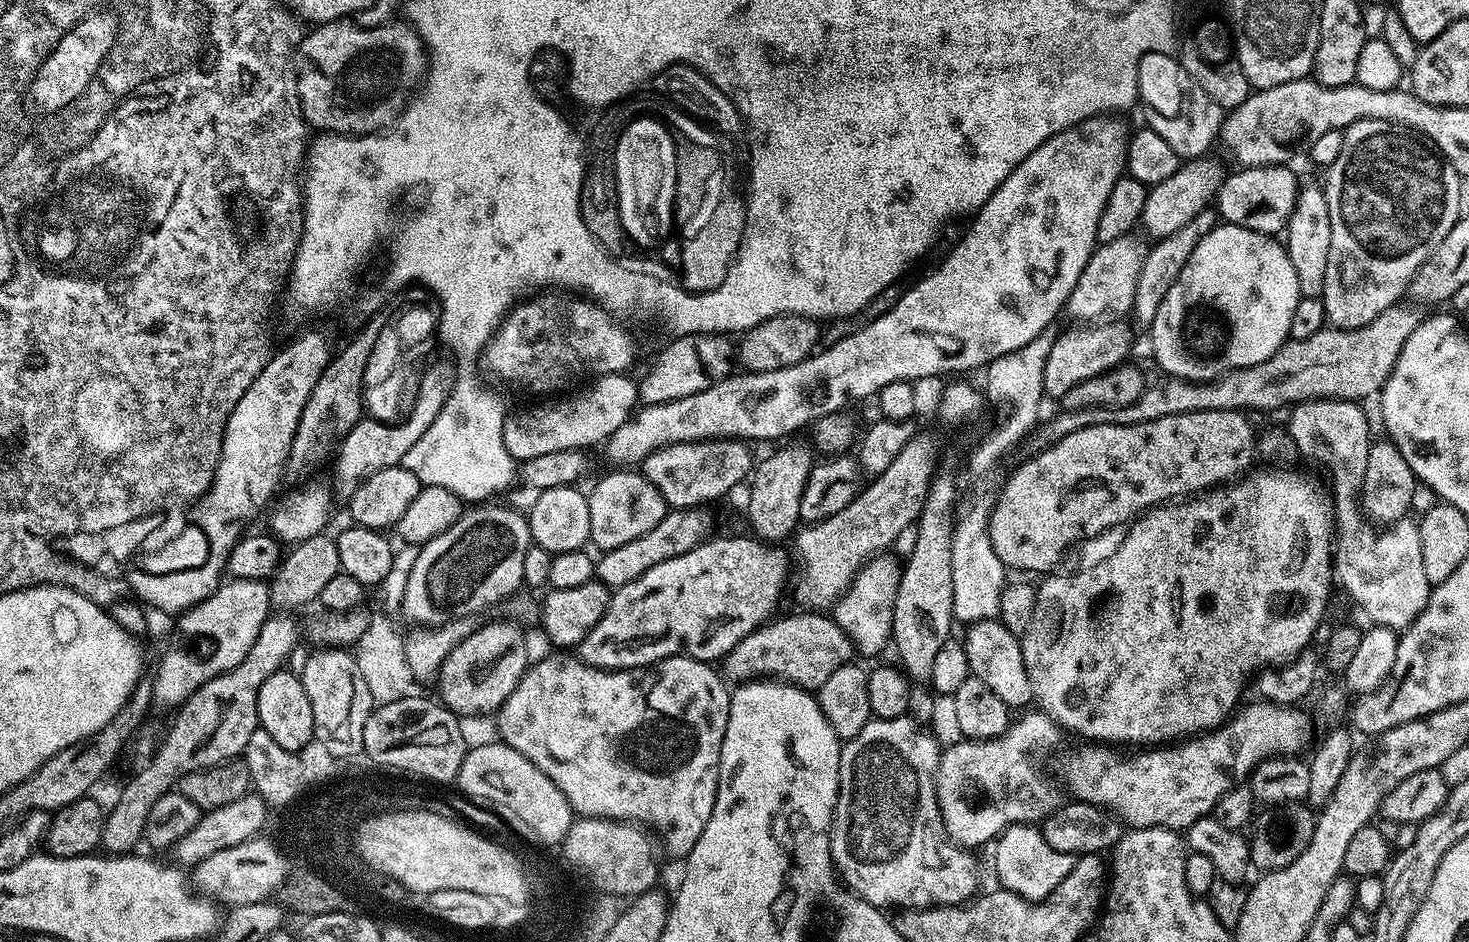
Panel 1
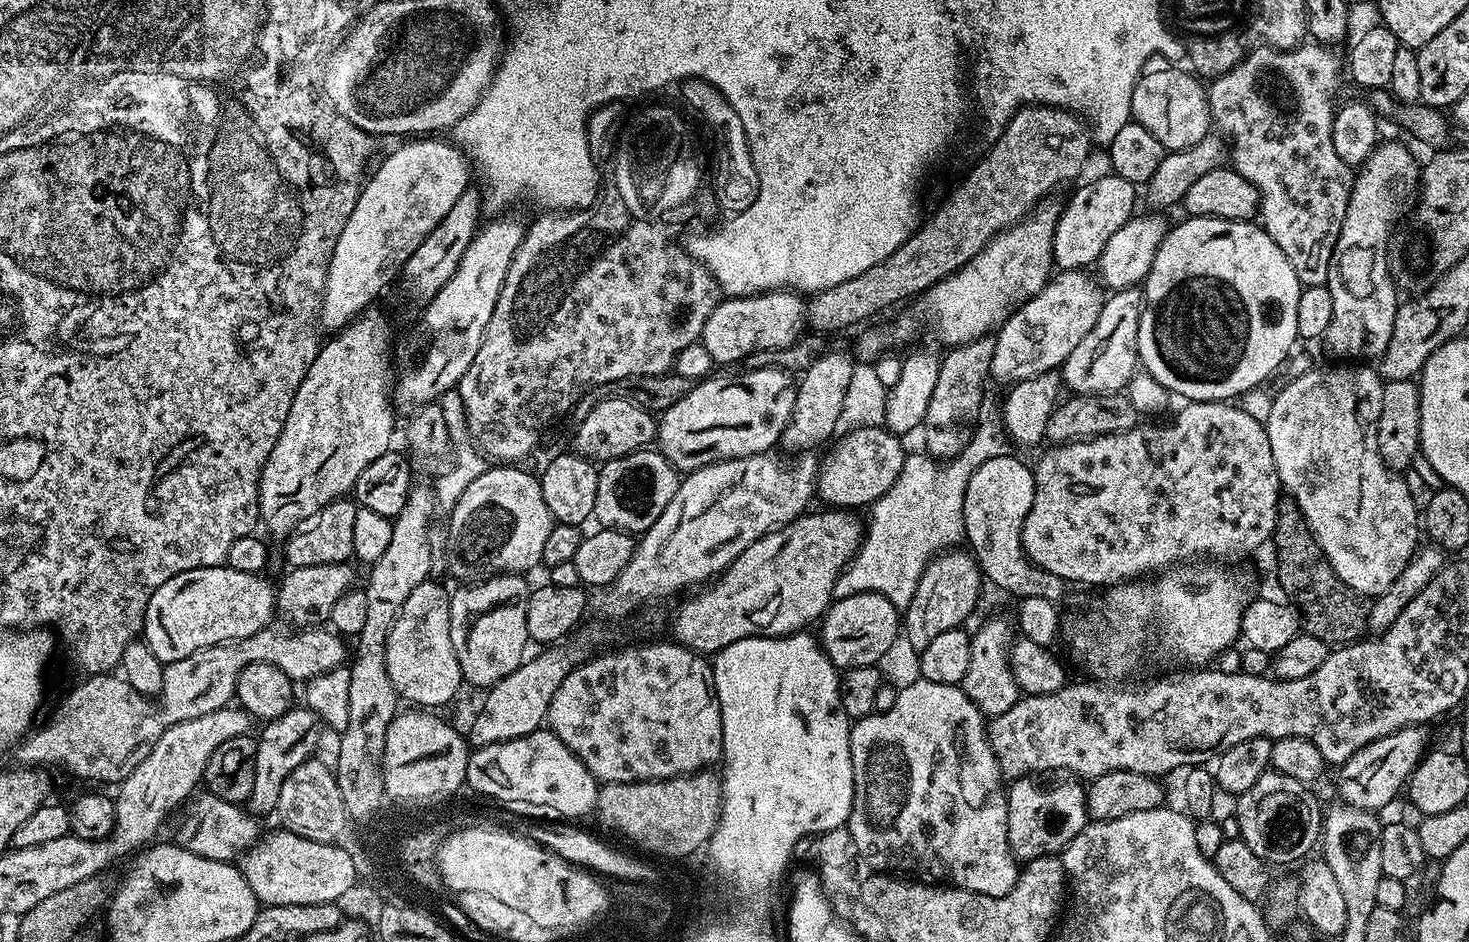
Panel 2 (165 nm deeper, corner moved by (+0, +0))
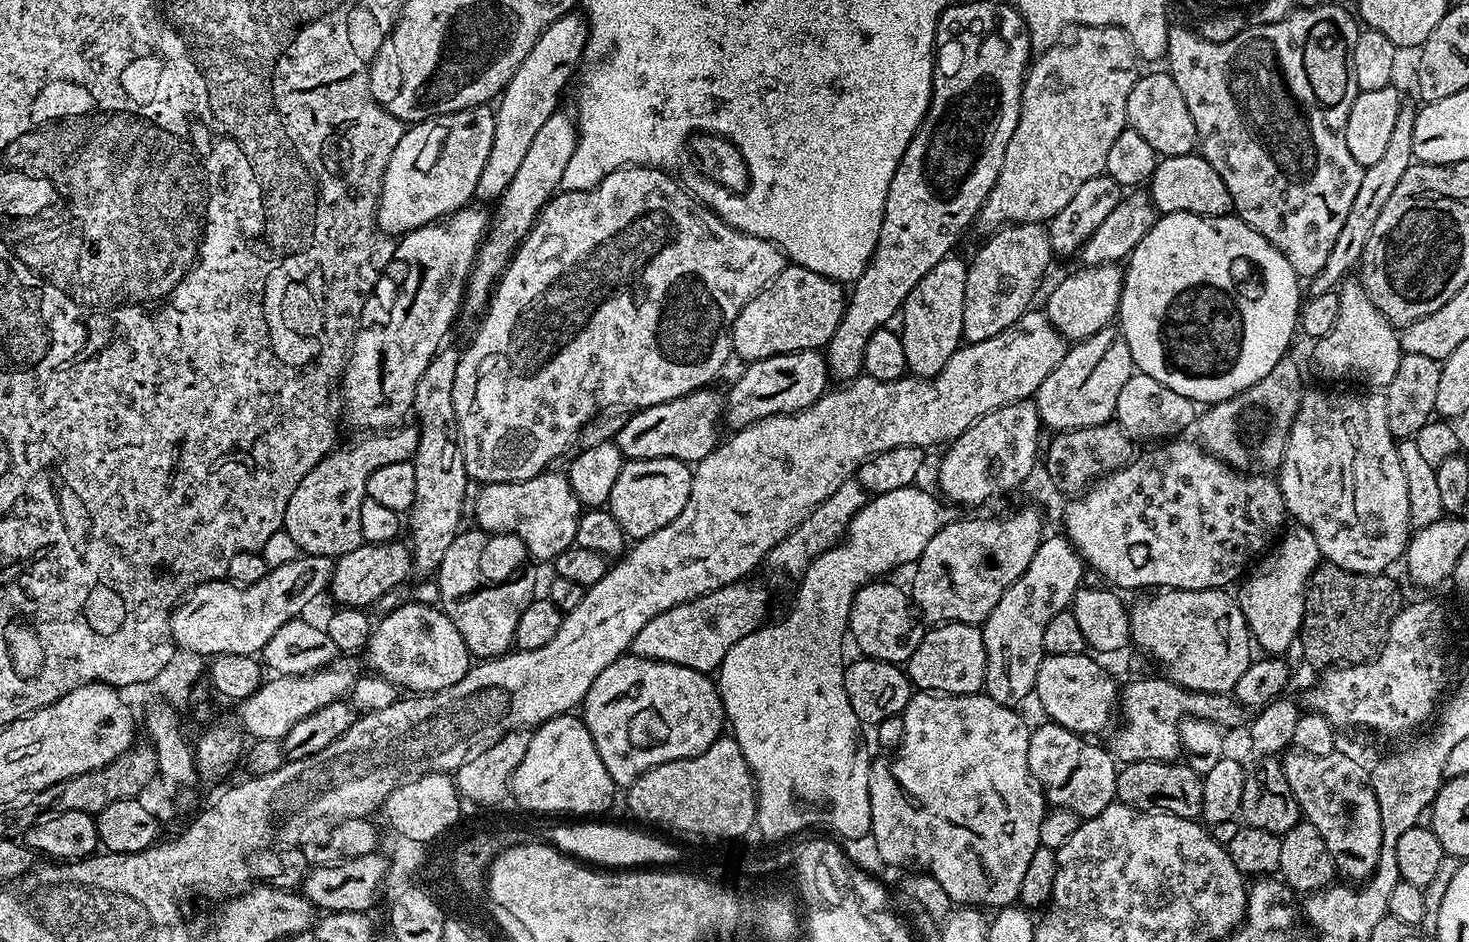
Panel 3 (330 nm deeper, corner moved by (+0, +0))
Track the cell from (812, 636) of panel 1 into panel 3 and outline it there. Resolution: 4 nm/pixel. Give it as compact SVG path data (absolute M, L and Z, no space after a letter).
M875 580L869 584L861 585L851 604L851 612L848 615L848 628L852 638L855 638L857 646L862 650L861 655L871 660L885 661L888 664L904 664L913 656L914 650L920 645L925 629L912 620L912 603L909 593L890 583L890 580Z

